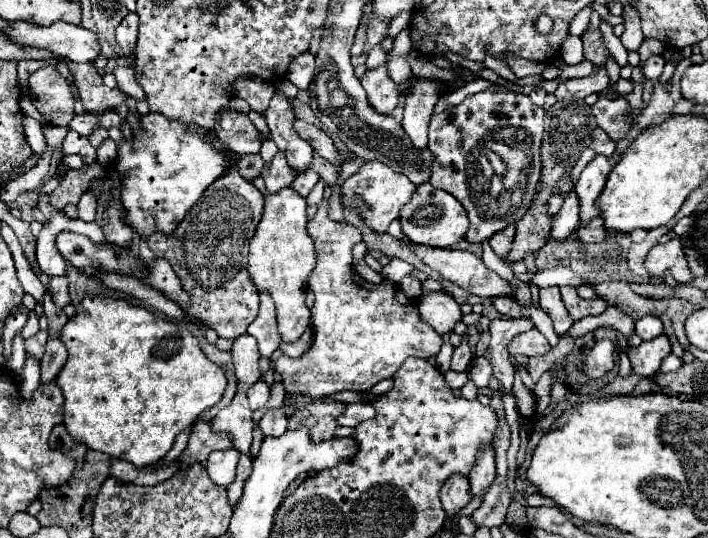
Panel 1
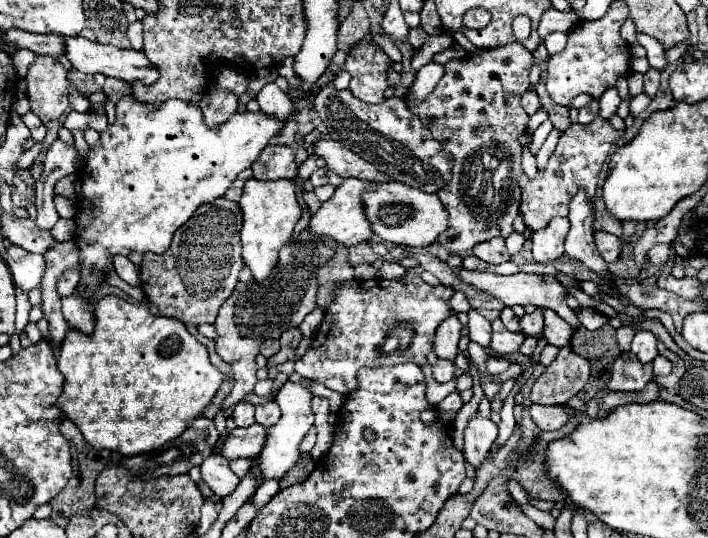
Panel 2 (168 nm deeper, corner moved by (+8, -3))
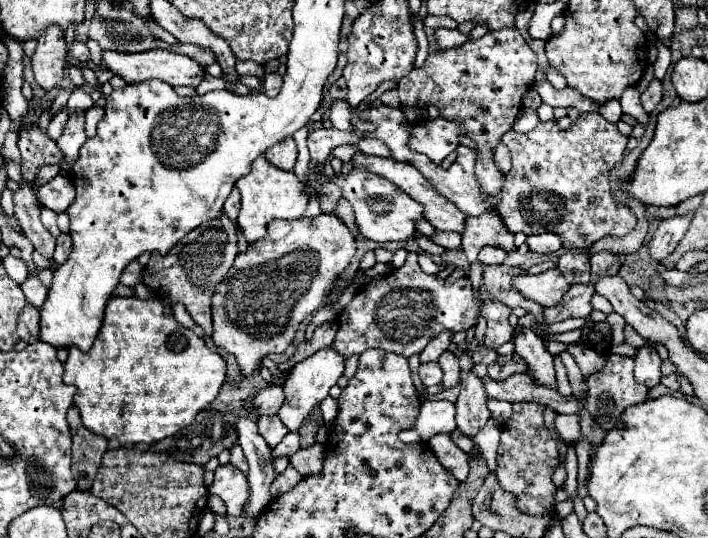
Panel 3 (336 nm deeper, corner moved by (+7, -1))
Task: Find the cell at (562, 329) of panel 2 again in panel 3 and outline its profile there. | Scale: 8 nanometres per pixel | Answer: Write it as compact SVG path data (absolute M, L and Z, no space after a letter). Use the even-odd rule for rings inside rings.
M569 343L567 345L567 351L573 355L573 359L577 361L581 373L585 377L597 373L603 365L605 365L605 357L599 357L591 347L585 347L585 345L577 345L577 343Z

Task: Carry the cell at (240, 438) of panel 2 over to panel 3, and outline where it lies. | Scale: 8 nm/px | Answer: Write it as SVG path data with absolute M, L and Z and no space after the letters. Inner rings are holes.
M275 415L275 417L259 417L257 427L259 427L261 437L269 443L271 449L273 449L273 447L275 447L275 445L289 433L287 427L281 425L281 421L279 421L277 415Z

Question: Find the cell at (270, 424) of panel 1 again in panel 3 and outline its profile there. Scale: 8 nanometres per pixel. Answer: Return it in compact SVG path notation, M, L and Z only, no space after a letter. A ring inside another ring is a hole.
M269 385L263 391L259 391L259 395L253 399L253 409L257 415L273 417L281 409L283 401L285 401L285 397L283 397L281 385Z

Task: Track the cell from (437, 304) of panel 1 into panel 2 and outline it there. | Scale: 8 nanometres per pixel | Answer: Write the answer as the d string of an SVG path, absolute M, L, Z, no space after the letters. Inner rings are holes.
M448 317L440 329L436 331L436 341L434 341L434 351L438 359L448 359L454 361L458 355L458 341L460 341L460 321L456 317Z

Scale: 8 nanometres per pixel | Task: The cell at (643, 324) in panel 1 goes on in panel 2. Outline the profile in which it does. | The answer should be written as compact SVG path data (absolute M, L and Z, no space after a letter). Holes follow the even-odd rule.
M640 331L634 341L632 341L632 353L640 359L642 365L646 363L652 363L658 355L658 349L656 349L656 337L654 333L650 331Z

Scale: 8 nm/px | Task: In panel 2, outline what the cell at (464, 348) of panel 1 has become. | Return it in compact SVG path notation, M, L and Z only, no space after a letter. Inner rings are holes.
M438 359L438 363L432 367L432 375L438 383L446 383L446 381L454 379L454 369L456 367L452 365L452 361L440 361Z

